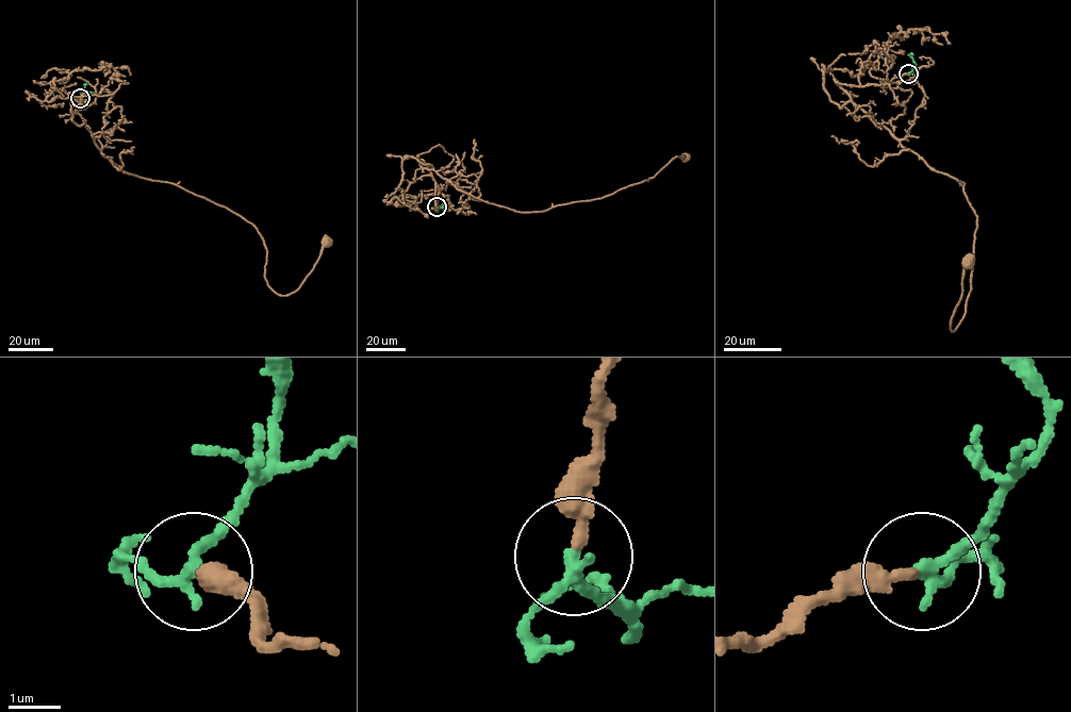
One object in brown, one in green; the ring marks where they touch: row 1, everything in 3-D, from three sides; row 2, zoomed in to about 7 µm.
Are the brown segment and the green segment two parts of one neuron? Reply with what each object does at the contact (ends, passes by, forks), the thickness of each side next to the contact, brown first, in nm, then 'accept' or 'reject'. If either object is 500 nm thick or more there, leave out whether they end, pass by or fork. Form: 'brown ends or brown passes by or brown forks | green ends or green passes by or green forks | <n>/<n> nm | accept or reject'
brown ends | green passes by | 260/200 nm | accept

